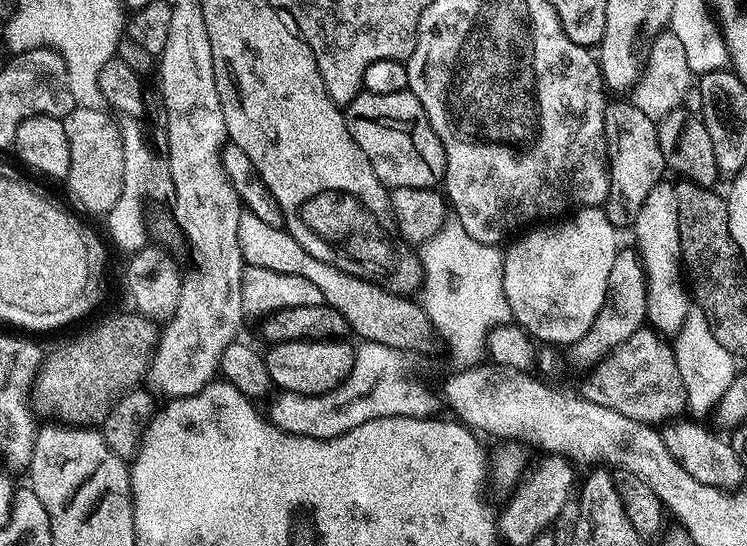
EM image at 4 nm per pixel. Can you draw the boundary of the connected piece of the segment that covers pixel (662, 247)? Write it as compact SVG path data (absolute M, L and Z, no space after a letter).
M661 182L654 186L654 190L650 190L649 197L642 204L642 210L638 210L638 218L634 225L635 232L634 244L640 253L640 261L644 264L646 278L647 323L657 333L665 337L668 335L668 338L675 337L676 333L682 330L690 314L690 292L682 275L678 238L678 204L676 190L671 183Z

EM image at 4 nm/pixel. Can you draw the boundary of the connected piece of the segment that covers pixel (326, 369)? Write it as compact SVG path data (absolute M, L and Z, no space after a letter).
M343 339L295 340L271 345L263 353L268 379L277 384L280 392L297 392L303 396L317 396L333 392L350 374L354 366L354 348Z

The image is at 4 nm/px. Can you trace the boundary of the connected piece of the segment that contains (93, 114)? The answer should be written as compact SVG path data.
M78 107L63 117L66 142L70 142L70 170L66 187L73 202L92 216L103 217L122 194L122 144L119 125L111 118L105 110Z

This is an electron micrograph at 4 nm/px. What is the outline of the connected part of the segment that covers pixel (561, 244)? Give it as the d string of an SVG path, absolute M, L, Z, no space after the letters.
M603 207L582 208L573 211L559 222L544 222L539 226L529 227L523 234L517 235L515 237L517 240L513 239L503 249L502 270L504 297L510 306L515 324L541 345L576 345L582 334L586 334L586 330L594 326L594 318L598 318L598 310L602 310L604 305L610 282L610 270L614 266L614 258L618 251L616 236L618 230L610 222L610 218L606 218Z

